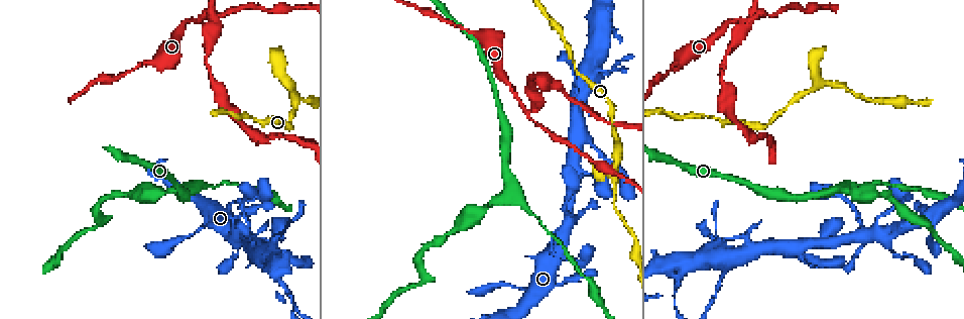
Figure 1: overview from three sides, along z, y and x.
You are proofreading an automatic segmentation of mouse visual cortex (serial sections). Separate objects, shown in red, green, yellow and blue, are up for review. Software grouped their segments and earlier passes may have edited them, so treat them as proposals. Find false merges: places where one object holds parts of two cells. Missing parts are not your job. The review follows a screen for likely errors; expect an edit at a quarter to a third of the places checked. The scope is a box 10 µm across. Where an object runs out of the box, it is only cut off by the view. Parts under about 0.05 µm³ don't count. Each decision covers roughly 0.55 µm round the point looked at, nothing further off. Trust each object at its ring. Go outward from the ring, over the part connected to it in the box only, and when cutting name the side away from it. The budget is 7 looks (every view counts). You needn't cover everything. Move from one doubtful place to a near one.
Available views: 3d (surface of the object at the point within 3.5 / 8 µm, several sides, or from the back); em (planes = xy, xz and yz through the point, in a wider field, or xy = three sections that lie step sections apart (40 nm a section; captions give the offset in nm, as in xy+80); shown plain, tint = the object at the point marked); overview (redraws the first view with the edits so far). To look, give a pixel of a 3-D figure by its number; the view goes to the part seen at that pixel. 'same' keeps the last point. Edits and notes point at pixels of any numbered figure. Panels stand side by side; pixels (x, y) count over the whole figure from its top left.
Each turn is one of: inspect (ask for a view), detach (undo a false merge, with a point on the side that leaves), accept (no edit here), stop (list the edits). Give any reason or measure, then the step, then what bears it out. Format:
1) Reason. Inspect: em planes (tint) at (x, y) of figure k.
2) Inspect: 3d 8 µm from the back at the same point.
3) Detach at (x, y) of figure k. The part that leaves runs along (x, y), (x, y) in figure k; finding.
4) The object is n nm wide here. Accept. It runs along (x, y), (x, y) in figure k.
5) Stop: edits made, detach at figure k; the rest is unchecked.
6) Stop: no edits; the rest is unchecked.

Thin neck. Inspect: 3d 3.5 µm at (253, 120) of figure 1.

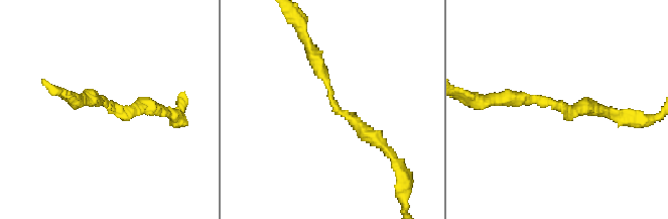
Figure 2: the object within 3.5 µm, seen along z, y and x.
The arms are 200, 200 nm wide. Inspect: em planes (tint) at (107, 100) of figure 2.

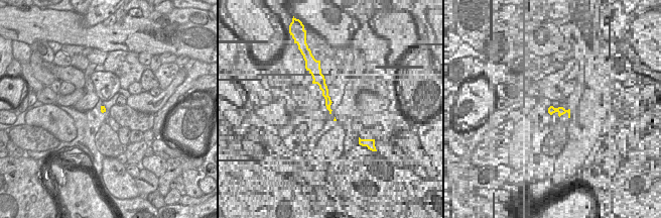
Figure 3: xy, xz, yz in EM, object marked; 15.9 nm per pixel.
Accept. It runs along (380, 144), (337, 108), (308, 41) in figure 2; one cell here.

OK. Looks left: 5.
Abrupt turn. Inspect: 3d 3.5 µm at (216, 17) of figure 1.

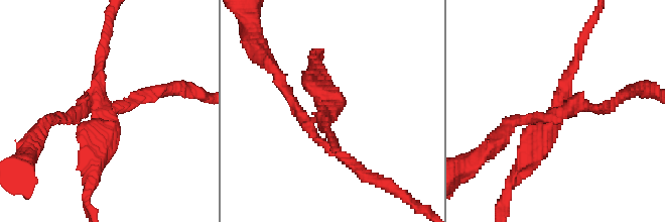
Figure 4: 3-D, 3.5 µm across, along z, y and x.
Shape alone is not enough. Inspect: em xy step 1 (tint) at (329, 110) of figure 4.

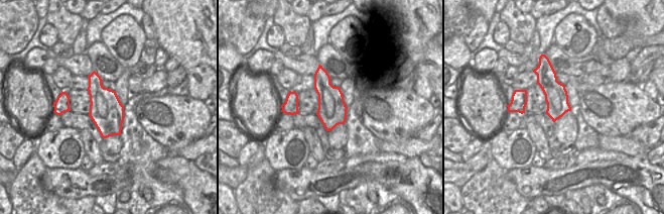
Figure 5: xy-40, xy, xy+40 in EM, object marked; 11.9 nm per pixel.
Detach at (311, 90) of figure 4. The part that leaves runs along (315, 119), (327, 114), (318, 68) in figure 4; two cells meet here.

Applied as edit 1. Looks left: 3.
Inspect: 3d 3.5 µm at (574, 111) of figure 1.

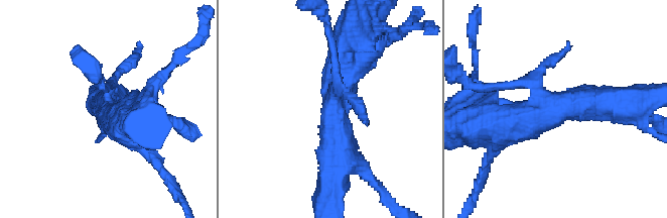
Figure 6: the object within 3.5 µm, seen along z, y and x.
Inspect: em xy step 5 (tint) at (554, 103) of figure 6.

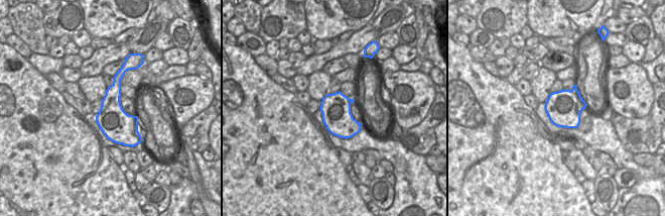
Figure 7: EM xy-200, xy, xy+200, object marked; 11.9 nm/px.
Detach at (360, 102) of figure 6. The part that leaves runs along (531, 86), (470, 86) in figure 6; two cells meet here.

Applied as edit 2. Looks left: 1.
Stop: edits made, detach at figure 4, detach at figure 6; the rest is unchecked.

